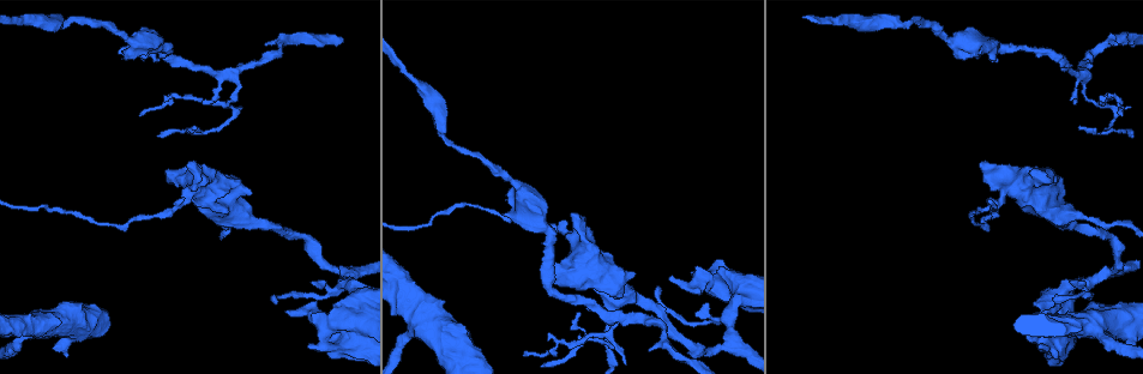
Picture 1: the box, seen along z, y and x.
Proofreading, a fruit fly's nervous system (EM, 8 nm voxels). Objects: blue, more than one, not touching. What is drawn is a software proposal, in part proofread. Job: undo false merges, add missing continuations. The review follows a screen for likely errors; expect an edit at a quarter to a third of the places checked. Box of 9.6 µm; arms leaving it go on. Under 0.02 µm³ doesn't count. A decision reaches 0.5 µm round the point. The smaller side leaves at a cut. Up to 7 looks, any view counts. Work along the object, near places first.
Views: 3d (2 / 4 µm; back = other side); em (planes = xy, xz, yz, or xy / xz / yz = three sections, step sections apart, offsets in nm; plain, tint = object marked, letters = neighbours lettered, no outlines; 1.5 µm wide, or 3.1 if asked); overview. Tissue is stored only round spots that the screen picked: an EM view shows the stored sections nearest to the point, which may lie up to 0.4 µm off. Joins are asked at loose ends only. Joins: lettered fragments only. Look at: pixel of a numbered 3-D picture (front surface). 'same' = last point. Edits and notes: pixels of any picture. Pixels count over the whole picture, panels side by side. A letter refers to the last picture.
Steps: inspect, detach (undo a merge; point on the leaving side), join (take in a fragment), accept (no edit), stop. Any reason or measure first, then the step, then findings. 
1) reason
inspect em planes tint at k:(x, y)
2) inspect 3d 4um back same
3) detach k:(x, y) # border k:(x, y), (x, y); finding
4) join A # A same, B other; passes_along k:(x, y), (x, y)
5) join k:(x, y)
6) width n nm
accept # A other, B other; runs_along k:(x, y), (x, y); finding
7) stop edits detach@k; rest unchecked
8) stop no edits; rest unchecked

an open end
inspect 3d 2um at 1:(1073, 103)

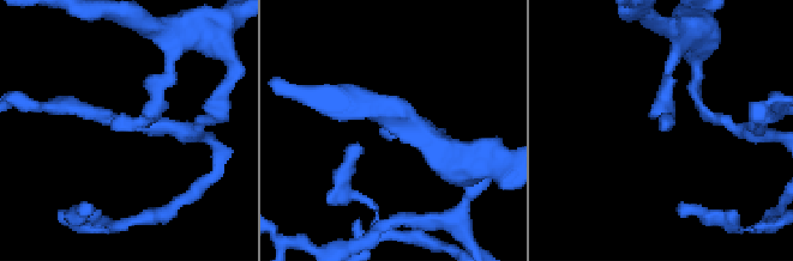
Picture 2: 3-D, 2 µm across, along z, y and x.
need the tissue
inspect em xy step 4 tint at 2:(665, 124)

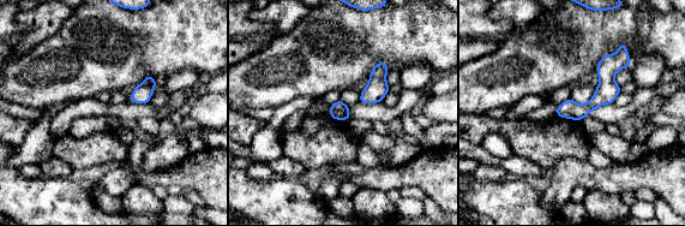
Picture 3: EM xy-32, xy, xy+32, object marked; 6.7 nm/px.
cut it another way
inspect em planes letters same

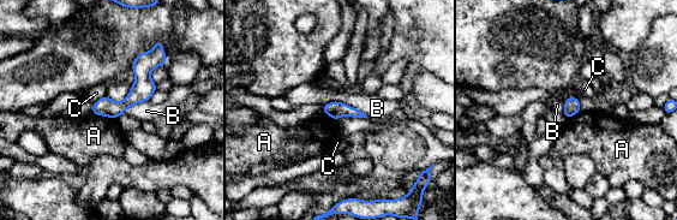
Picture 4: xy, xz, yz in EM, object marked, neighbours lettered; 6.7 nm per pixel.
accept # A other, B other, C other; border 4:(323, 105), (341, 101), (367, 117); none of them fits

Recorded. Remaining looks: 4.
an open end
inspect em yz step 4 letters at 1:(285, 311)

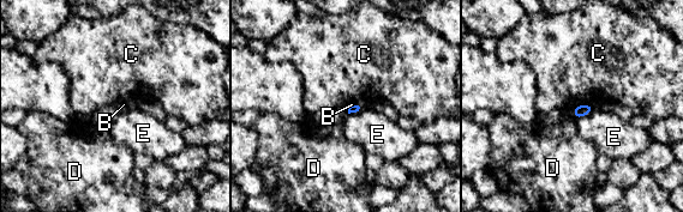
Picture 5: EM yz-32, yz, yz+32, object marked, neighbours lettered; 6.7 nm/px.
another direction
inspect em planes letters same

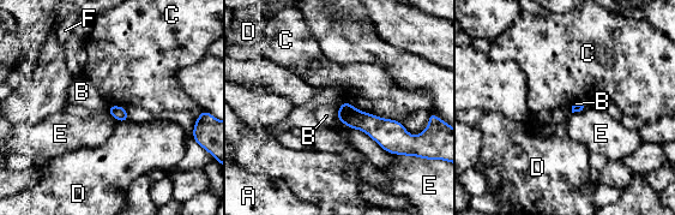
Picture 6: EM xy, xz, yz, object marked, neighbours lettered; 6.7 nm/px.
accept # A other, B other, C other, D other, E other, F other; border 6:(365, 112), (398, 121); no lettered fragment goes on from it

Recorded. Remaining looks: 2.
inspect em xz step 4 tint at 1:(850, 25)

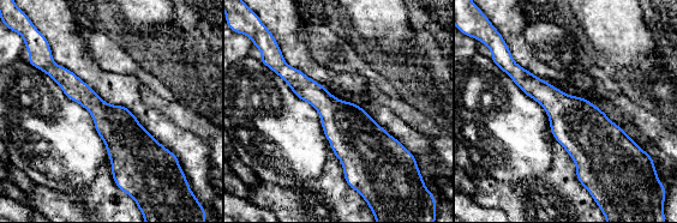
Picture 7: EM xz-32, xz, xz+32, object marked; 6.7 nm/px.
inspect em planes letters same

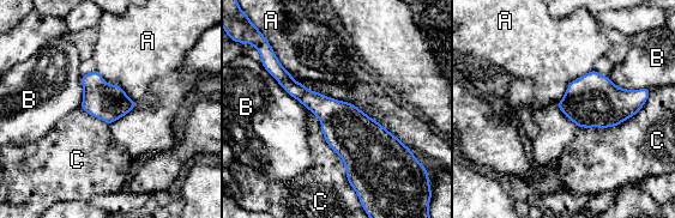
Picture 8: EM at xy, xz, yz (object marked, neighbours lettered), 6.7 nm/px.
width 240 nm
accept # A other, B other, C other; one cell here

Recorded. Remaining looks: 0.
stop no edits; rest unchecked

